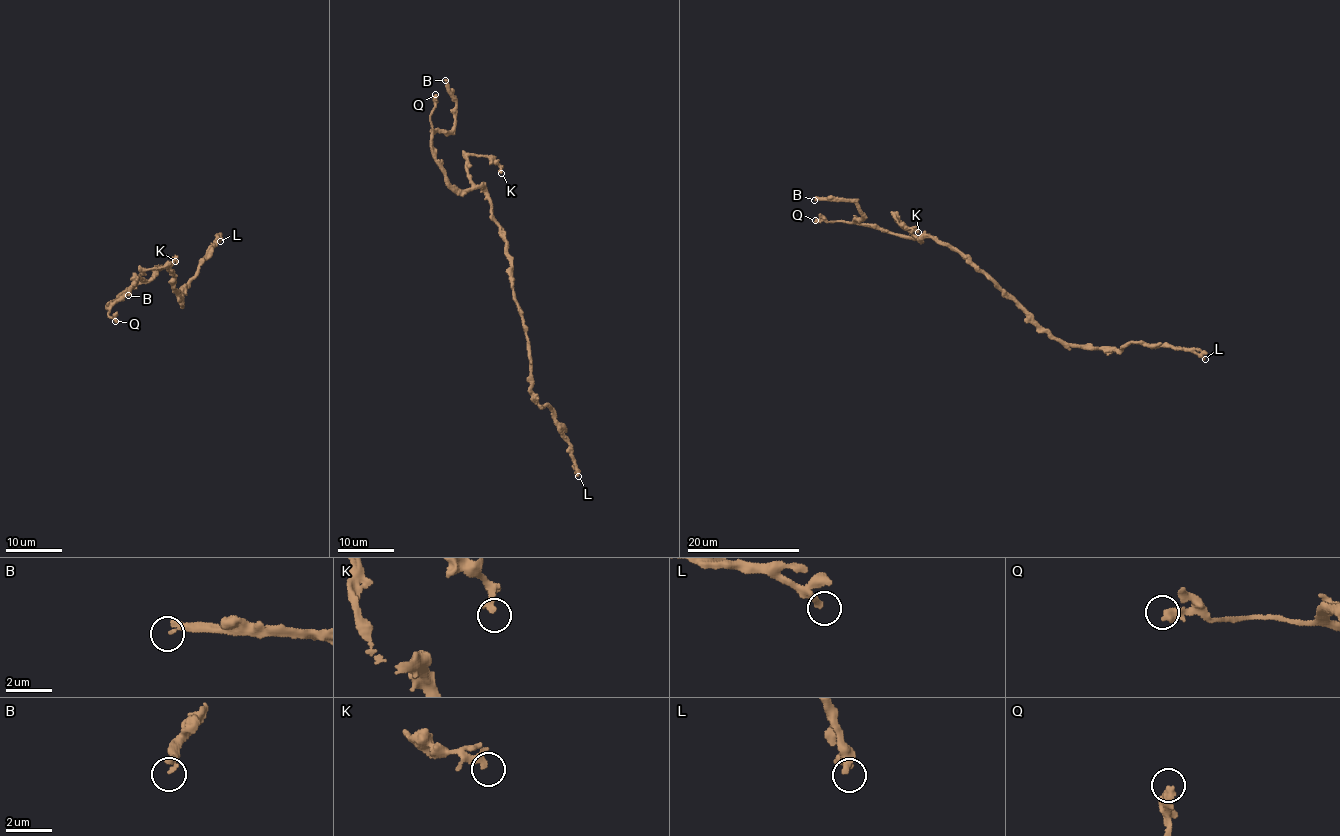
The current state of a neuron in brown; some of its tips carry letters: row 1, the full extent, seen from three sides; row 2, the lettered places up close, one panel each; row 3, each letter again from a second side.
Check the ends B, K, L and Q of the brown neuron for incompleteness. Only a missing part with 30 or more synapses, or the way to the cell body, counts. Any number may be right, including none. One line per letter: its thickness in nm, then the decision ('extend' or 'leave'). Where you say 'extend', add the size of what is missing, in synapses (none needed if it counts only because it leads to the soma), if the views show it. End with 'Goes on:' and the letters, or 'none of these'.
B: 240 nm thick; extend; about 100 synapses
K: 240 nm thick; leave
L: 320 nm thick; leave
Q: 320 nm thick; leave
Goes on: B

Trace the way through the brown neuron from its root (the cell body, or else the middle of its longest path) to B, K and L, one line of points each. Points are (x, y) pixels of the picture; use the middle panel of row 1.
B: (508, 252), (484, 188), (459, 190), (435, 155), (431, 137), (451, 131), (455, 123), (455, 97), (445, 80)
K: (508, 252), (490, 201), (484, 188), (470, 178), (466, 159), (469, 155), (486, 155), (501, 173)
L: (508, 252), (513, 297), (527, 339), (531, 398), (551, 409), (554, 423), (569, 444), (578, 476)

